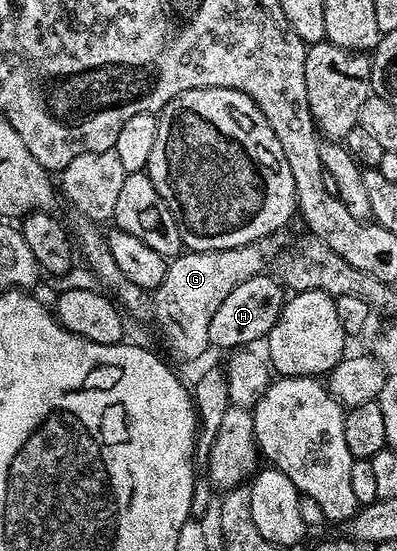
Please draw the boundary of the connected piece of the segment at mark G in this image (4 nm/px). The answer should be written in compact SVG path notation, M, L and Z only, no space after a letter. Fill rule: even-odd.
M266 237L229 250L188 250L168 262L162 284L151 295L150 310L160 321L160 334L165 344L182 361L192 362L209 353L208 329L214 312L218 312L218 304L222 304L242 280L250 280L250 276L265 269L264 250L269 256L278 250L272 241L271 237Z

